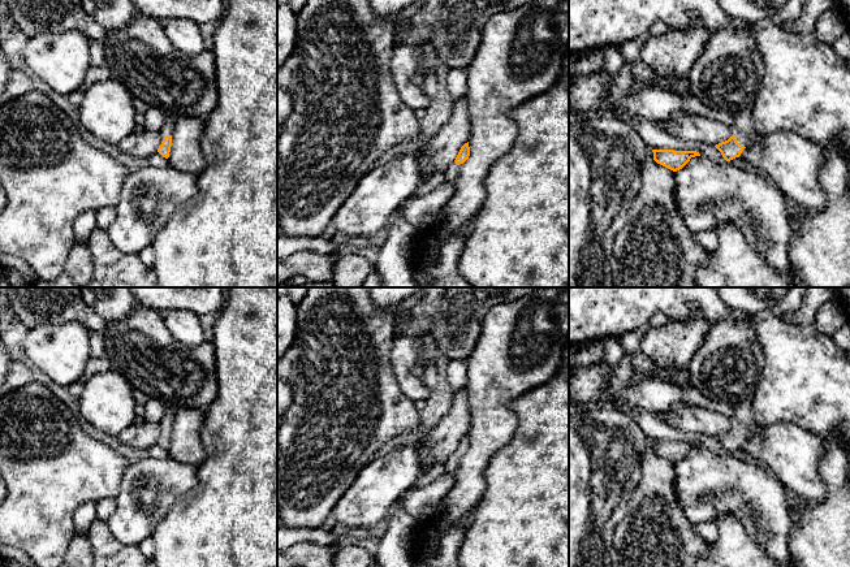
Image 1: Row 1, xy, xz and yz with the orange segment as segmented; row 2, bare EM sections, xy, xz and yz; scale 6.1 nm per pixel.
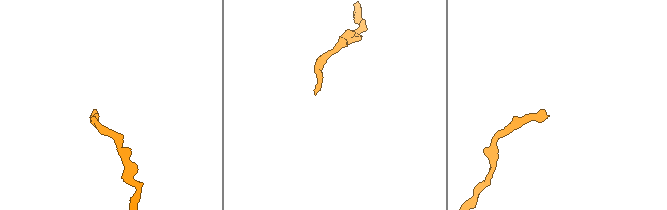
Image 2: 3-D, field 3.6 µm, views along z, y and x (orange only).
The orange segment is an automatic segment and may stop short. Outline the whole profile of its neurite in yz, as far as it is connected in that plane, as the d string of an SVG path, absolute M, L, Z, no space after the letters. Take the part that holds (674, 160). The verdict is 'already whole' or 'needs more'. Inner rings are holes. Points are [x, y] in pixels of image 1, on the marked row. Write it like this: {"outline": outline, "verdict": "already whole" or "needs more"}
{"outline": "M652 150L653 160L673 170L677 172L682 169L691 157L700 156L700 153L695 151L674 151L674 150Z", "verdict": "already whole"}

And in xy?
{"outline": "M165 117L164 124L159 129L160 146L158 148L158 152L165 159L169 157L172 147L173 126L174 126L174 120Z", "verdict": "needs more"}

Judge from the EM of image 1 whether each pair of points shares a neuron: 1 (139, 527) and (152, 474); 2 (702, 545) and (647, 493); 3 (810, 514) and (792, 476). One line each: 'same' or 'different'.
1: same
2: same
3: different

